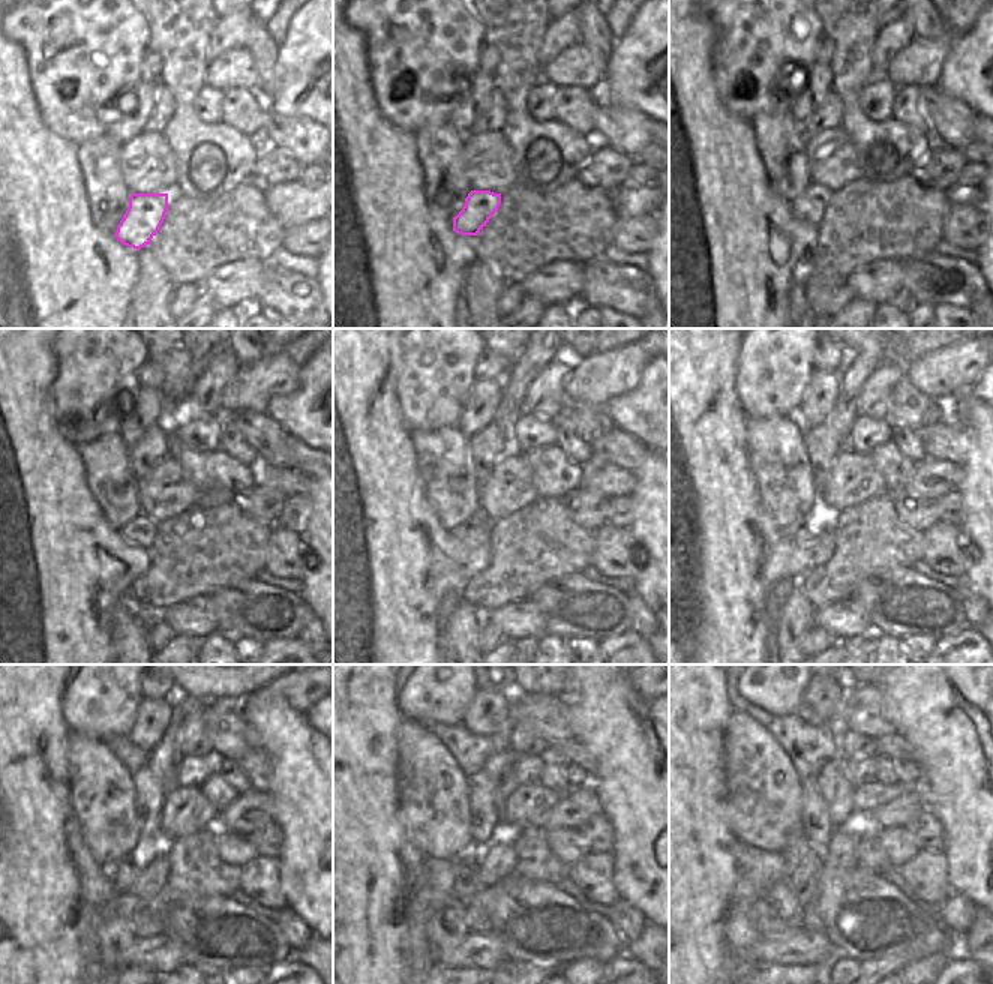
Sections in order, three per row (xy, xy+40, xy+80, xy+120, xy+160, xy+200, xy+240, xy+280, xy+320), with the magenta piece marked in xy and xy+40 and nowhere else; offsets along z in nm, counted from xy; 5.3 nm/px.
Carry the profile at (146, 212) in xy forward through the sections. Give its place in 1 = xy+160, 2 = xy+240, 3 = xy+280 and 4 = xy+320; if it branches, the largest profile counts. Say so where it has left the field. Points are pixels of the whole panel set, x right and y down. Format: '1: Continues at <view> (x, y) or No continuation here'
1: Continues at xy+160 (476, 531)
2: Continues at xy+240 (126, 872)
3: Continues at xy+280 (465, 885)
4: Continues at xy+320 (801, 881)

